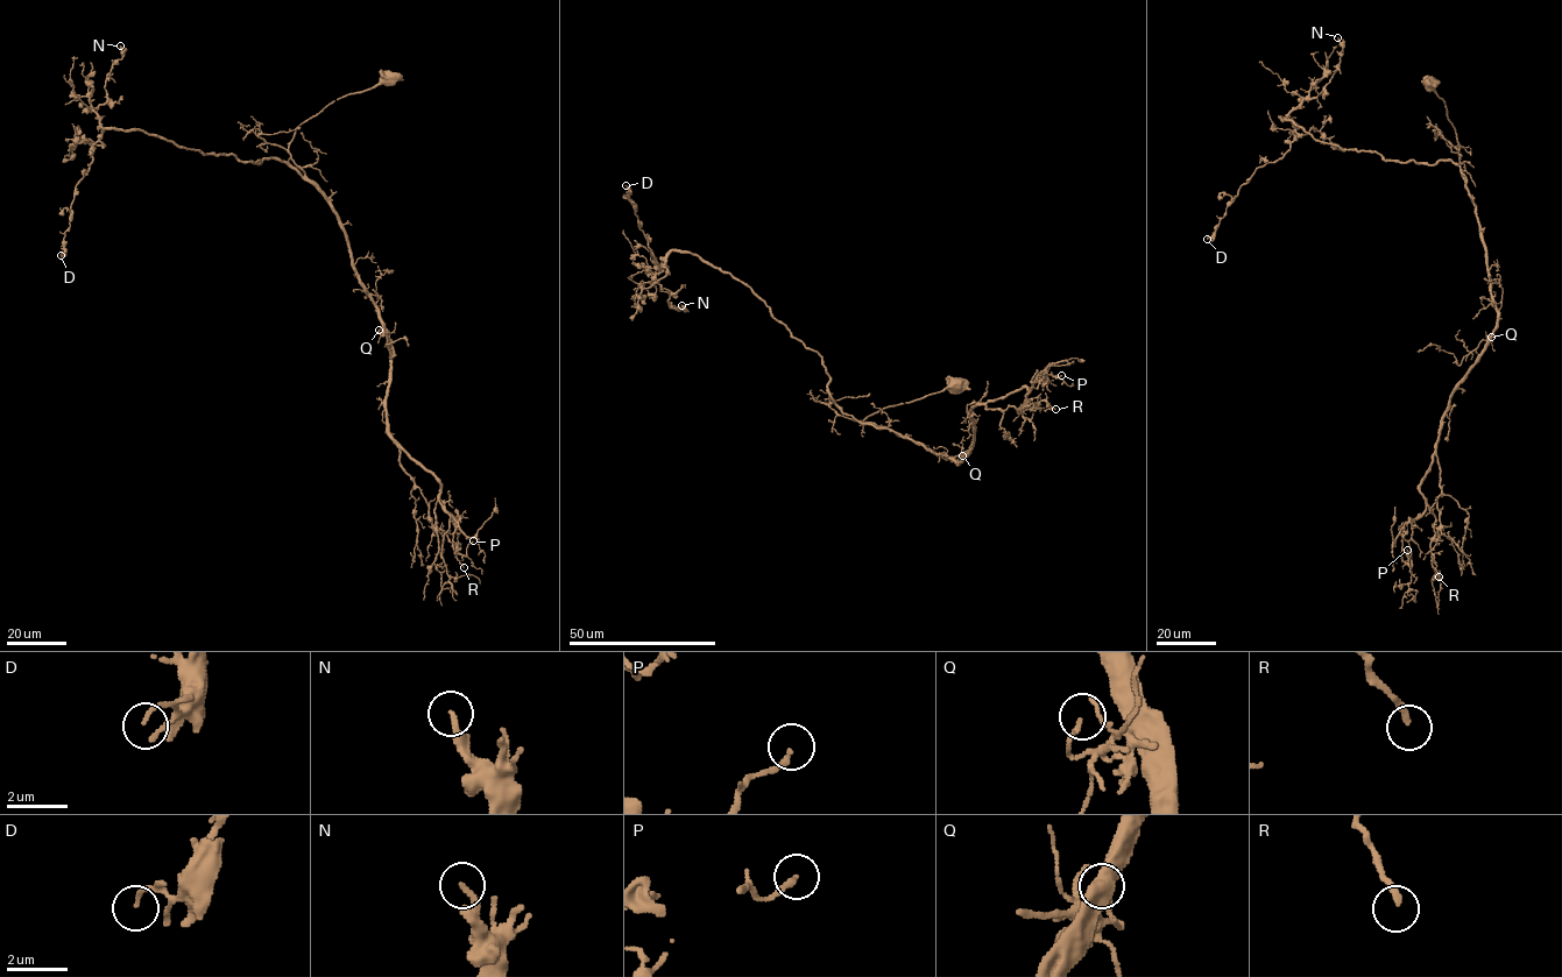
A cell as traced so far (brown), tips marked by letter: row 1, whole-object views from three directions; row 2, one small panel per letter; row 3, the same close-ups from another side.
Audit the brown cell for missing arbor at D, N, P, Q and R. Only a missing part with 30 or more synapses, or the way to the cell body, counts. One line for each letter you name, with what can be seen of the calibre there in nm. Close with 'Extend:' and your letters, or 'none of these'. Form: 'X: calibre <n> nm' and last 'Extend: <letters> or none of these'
Extend: none of these

